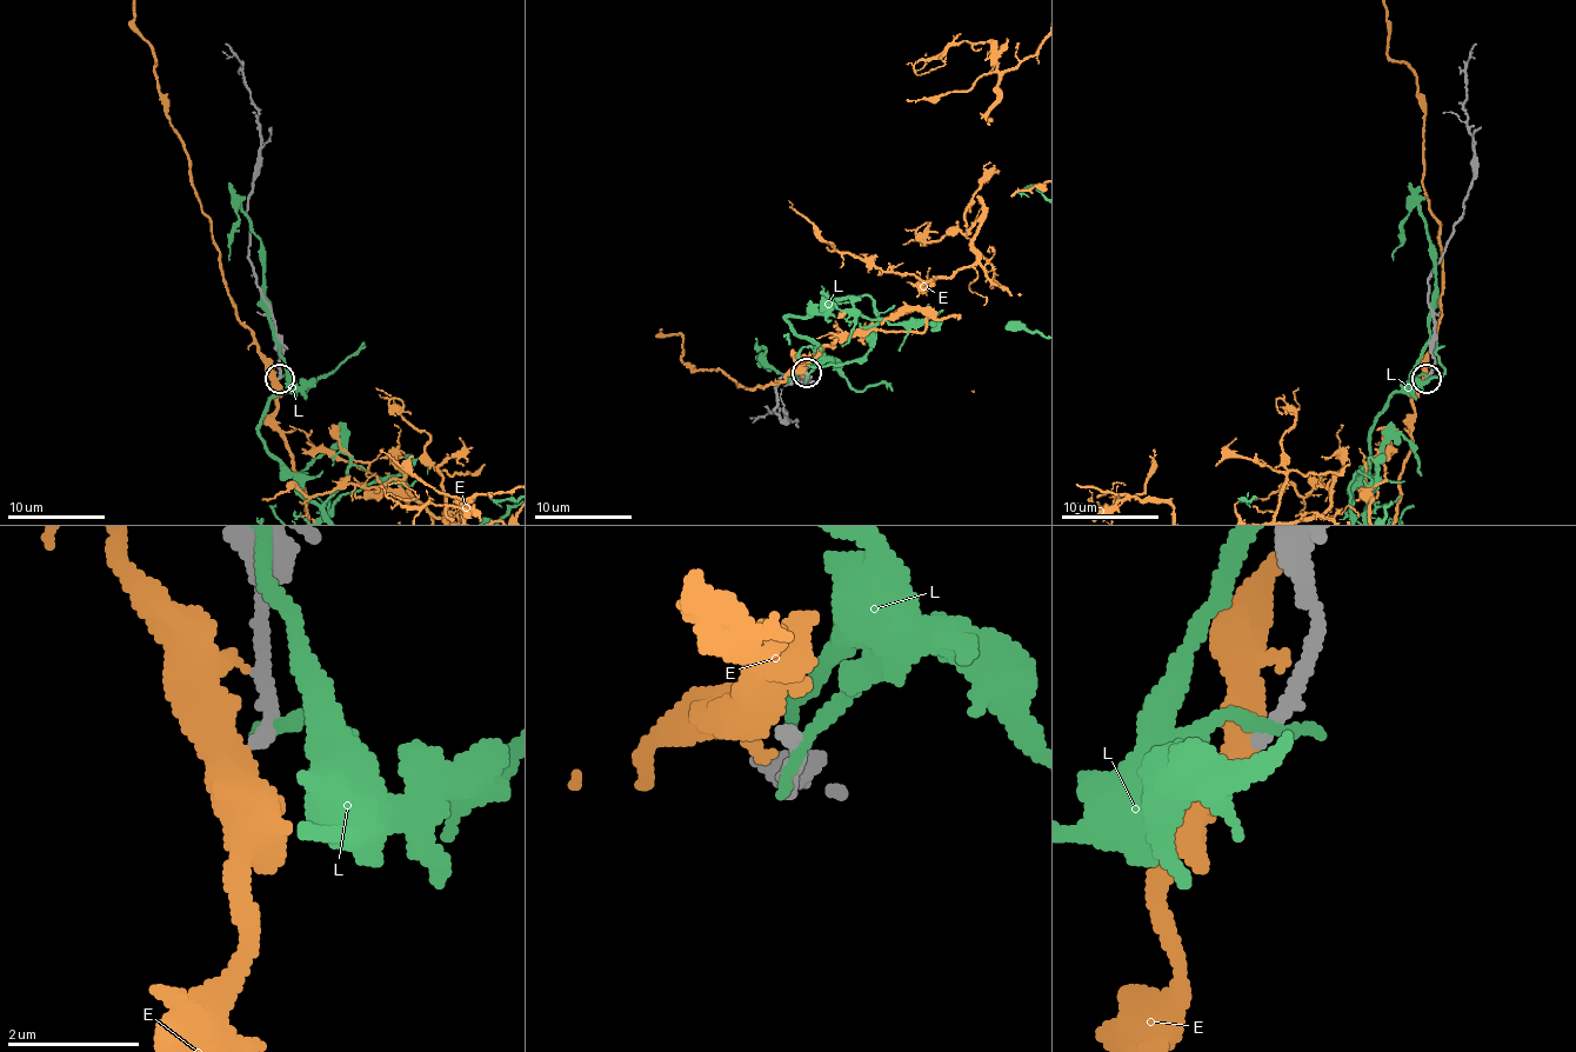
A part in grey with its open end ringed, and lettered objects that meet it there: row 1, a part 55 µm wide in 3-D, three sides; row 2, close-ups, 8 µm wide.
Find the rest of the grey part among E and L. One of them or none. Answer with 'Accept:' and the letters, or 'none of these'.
Accept: none of these

